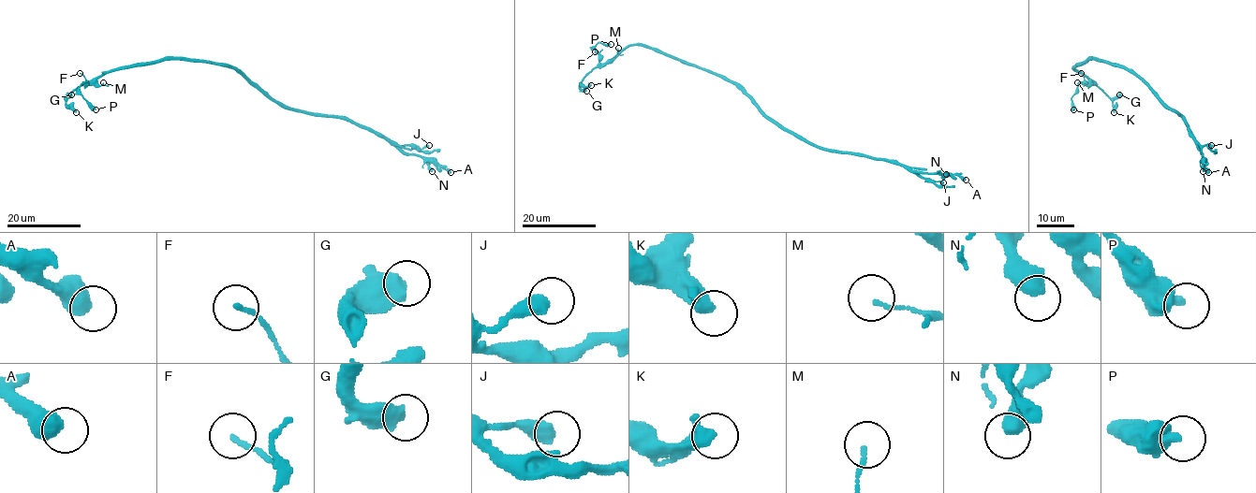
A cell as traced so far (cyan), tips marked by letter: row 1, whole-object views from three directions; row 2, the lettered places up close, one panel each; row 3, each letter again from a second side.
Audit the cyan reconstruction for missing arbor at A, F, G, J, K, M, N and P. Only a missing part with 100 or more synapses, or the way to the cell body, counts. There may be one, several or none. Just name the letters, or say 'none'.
none

